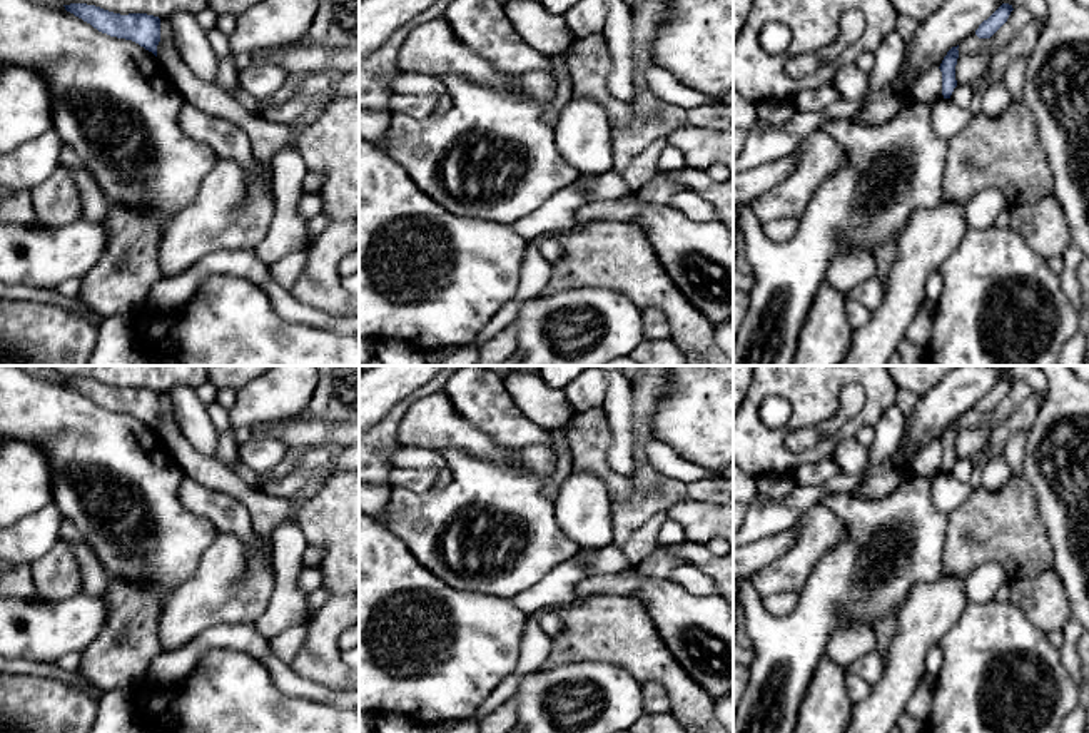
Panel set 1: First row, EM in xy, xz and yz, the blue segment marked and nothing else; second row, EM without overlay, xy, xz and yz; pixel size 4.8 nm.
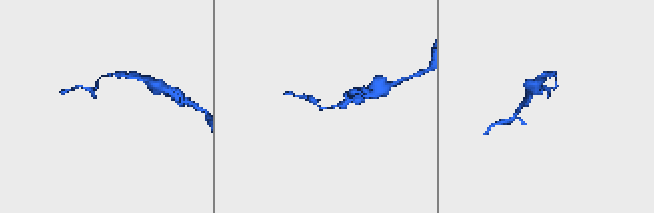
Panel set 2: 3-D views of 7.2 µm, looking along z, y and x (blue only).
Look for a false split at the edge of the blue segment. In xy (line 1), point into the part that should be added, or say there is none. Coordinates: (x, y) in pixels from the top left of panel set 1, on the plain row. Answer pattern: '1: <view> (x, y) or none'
1: none

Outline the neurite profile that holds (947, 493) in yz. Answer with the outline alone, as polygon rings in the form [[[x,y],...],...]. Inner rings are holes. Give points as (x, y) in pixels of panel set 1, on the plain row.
[[[942,473],[935,476],[930,494],[935,508],[950,514],[970,498],[972,491],[969,483],[955,479],[950,473]]]

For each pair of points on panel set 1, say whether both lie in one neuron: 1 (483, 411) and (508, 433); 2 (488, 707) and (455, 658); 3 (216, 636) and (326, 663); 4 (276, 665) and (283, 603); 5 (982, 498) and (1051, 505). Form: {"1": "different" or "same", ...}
{"1": "same", "2": "different", "3": "different", "4": "different", "5": "different"}

